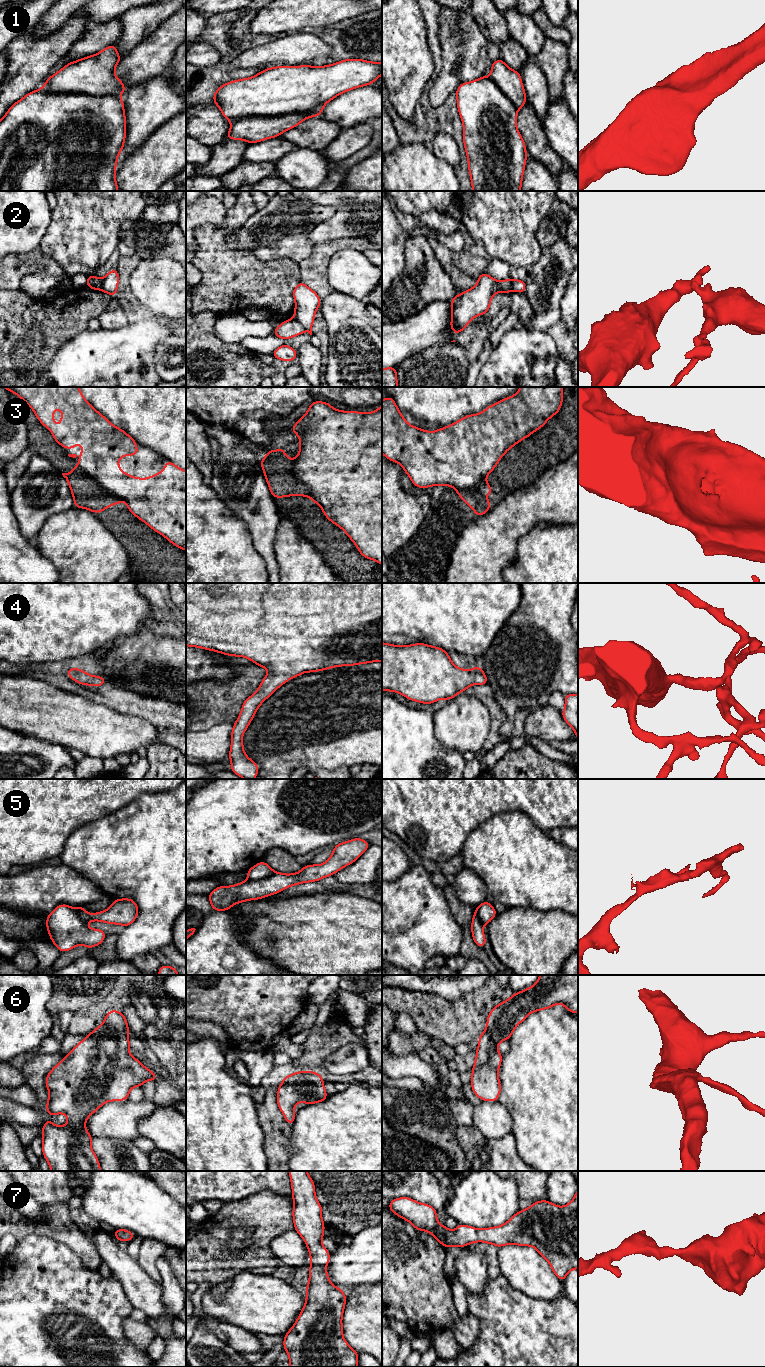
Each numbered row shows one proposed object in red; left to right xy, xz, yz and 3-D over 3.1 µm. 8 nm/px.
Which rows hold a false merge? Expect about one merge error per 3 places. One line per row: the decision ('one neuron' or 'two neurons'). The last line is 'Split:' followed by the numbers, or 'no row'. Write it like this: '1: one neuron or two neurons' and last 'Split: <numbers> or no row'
1: two neurons
2: two neurons
3: two neurons
4: one neuron
5: two neurons
6: one neuron
7: one neuron
Split: 1, 2, 3, 5

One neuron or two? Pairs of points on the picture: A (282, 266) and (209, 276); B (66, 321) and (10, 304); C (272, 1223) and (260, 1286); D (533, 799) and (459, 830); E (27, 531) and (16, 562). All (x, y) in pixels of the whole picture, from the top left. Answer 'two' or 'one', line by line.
A: one
B: one
C: two
D: one
E: two

